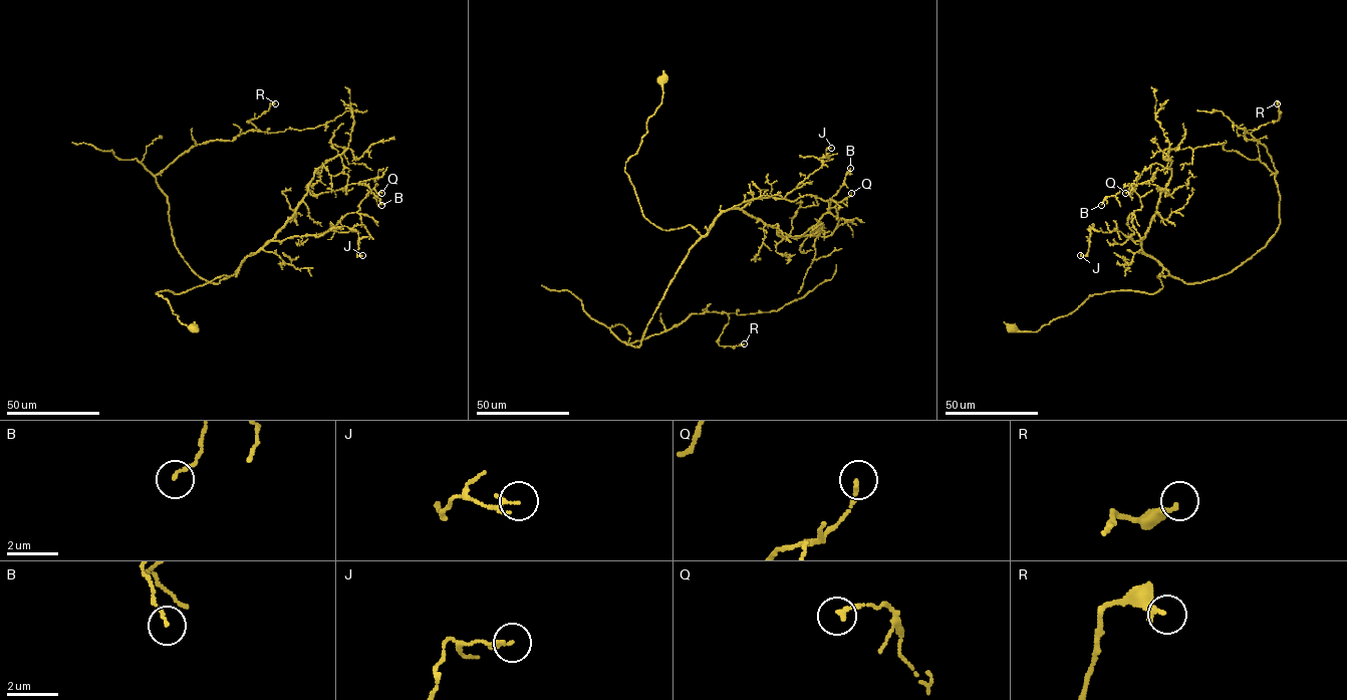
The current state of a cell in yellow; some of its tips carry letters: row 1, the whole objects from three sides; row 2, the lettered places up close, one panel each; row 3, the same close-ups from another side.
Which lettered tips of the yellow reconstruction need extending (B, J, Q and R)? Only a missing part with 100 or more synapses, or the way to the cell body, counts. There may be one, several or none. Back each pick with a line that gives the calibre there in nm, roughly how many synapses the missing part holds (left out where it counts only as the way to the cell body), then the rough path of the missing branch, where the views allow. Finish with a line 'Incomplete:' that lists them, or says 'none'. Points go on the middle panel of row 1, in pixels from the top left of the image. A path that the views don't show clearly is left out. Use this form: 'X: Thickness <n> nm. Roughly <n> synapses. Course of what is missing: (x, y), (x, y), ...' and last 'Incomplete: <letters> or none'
Incomplete: none

